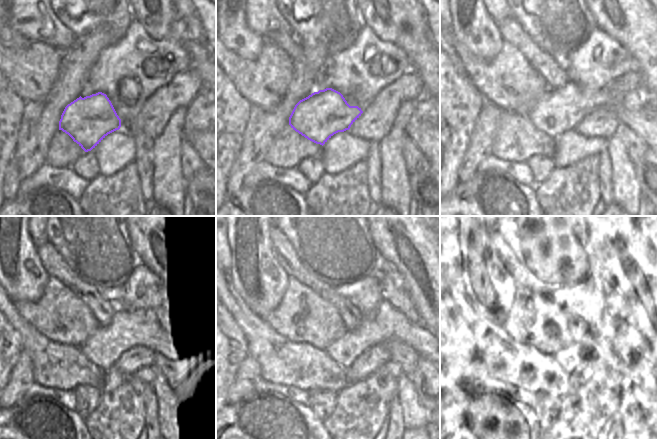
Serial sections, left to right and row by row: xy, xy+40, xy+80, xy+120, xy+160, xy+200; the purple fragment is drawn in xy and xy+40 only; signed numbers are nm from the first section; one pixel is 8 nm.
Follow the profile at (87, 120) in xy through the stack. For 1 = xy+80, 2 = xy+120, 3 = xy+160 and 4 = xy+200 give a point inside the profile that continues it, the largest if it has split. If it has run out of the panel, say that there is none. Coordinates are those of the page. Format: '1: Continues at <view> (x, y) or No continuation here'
1: Continues at xy+80 (560, 111)
2: Continues at xy+120 (127, 329)
3: Continues at xy+160 (345, 350)
4: Continues at xy+200 (569, 352).

